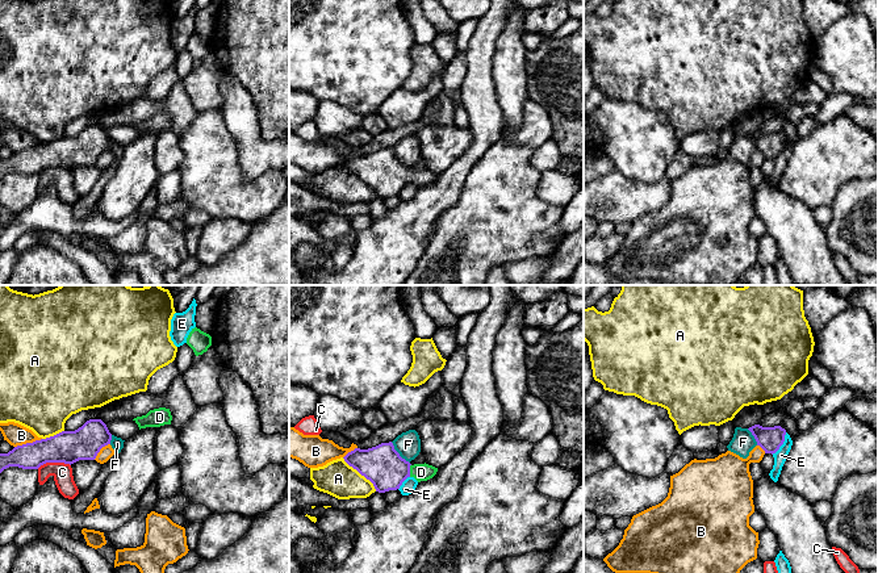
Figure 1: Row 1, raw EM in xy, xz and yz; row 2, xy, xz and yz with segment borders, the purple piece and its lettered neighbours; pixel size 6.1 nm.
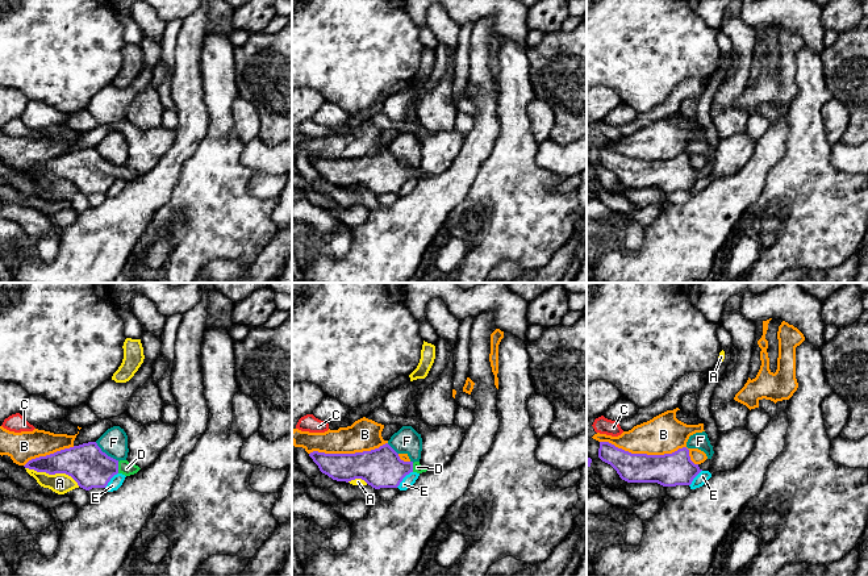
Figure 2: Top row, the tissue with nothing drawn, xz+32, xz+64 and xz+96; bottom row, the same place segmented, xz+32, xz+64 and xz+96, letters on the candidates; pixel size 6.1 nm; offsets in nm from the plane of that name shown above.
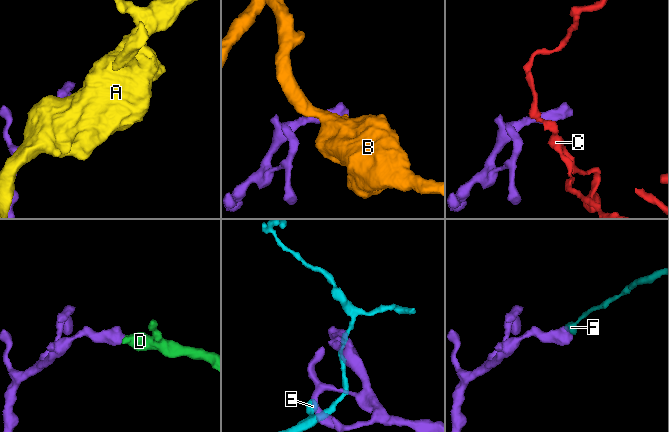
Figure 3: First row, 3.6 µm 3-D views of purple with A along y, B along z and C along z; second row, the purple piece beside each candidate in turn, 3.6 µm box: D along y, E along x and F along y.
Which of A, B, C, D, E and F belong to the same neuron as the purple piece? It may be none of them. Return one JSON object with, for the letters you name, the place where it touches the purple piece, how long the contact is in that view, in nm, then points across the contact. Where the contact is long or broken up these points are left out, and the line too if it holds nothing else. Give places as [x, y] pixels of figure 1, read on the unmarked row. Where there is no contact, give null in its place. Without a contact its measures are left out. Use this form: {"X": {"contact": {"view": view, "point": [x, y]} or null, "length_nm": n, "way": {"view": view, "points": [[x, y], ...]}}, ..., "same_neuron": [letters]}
{"D": {"contact": {"view": "xz", "point": [409, 176]}, "length_nm": 80}, "same_neuron": ["D"]}

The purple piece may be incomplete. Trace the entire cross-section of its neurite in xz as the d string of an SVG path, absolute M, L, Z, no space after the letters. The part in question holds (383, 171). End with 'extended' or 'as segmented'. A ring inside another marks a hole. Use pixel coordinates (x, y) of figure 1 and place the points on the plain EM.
M392 147L368 155L355 154L343 164L369 185L379 198L400 195L407 183L421 188L432 184L438 177L438 173L426 168L411 171L400 162Z; extended

